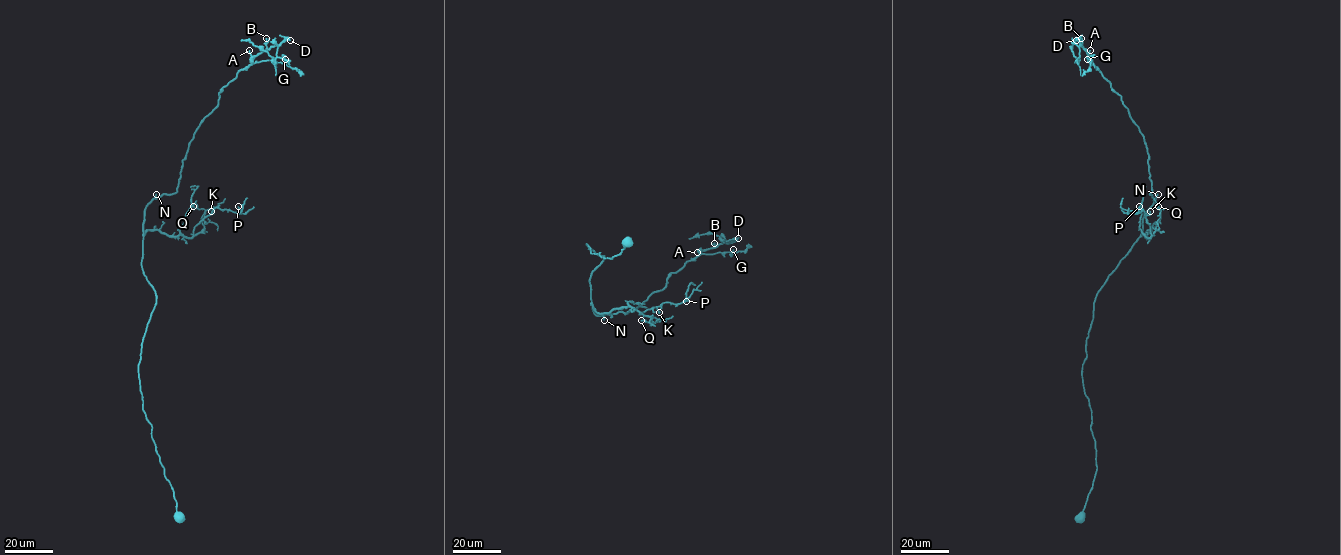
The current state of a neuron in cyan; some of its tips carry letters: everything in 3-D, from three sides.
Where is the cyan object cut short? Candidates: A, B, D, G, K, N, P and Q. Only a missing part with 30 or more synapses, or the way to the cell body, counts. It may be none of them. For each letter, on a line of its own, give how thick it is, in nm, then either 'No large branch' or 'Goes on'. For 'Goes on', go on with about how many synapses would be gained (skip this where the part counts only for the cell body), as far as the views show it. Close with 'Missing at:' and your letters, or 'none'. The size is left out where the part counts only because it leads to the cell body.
A: Thickness 140 nm. No large branch
B: Thickness 170 nm. No large branch
D: Thickness 340 nm. Goes on. Roughly 90 synapses
G: Thickness 140 nm. No large branch
K: Thickness 100 nm. No large branch
N: Thickness 180 nm. No large branch
P: Thickness 140 nm. No large branch
Q: Thickness 110 nm. No large branch
Missing at: D

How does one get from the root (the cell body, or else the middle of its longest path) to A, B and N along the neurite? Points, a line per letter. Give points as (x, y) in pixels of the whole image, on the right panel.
A: (1079, 518), (1097, 468), (1082, 376), (1093, 304), (1153, 204), (1143, 135), (1090, 62), (1090, 50)
B: (1079, 518), (1097, 468), (1082, 376), (1093, 304), (1153, 204), (1143, 135), (1090, 62), (1081, 38)
N: (1079, 518), (1097, 468), (1091, 410), (1082, 376), (1093, 304), (1108, 276), (1140, 236), (1144, 213), (1158, 194)

